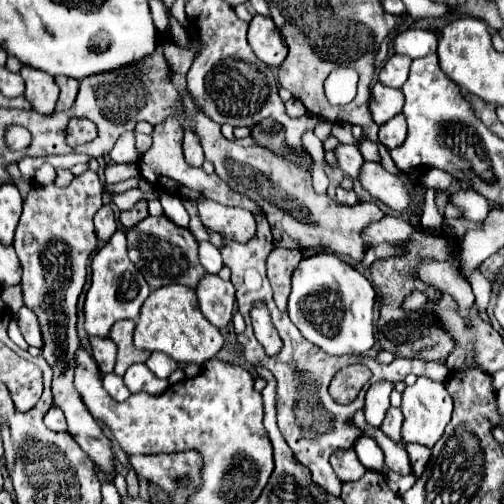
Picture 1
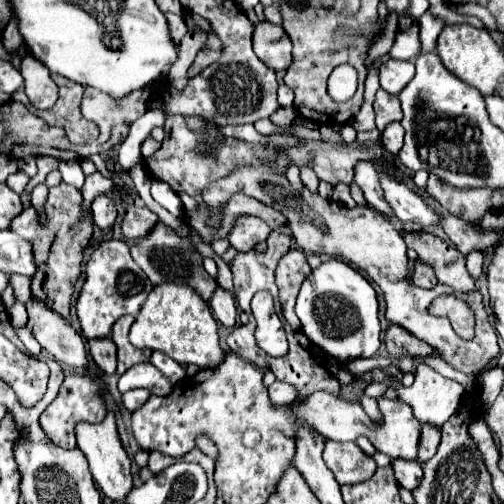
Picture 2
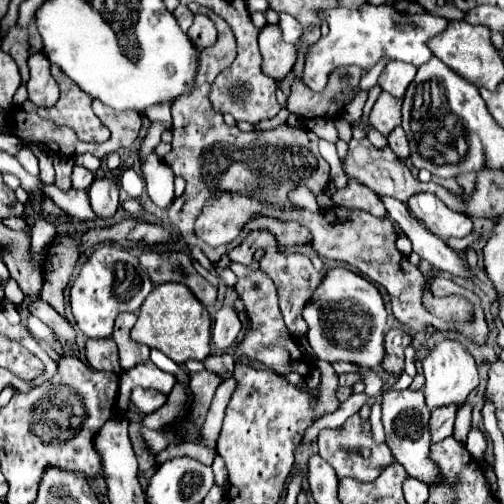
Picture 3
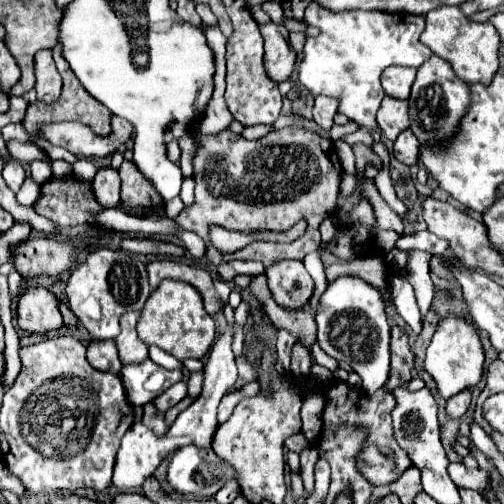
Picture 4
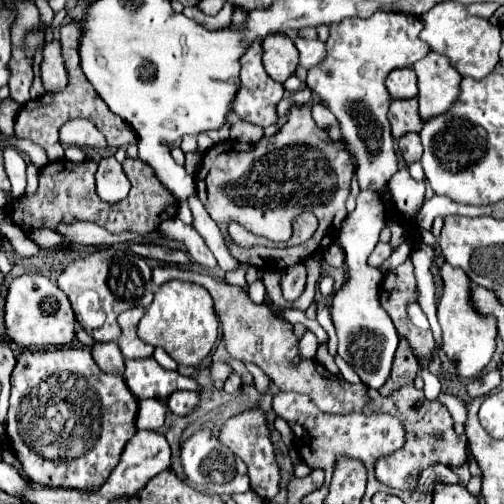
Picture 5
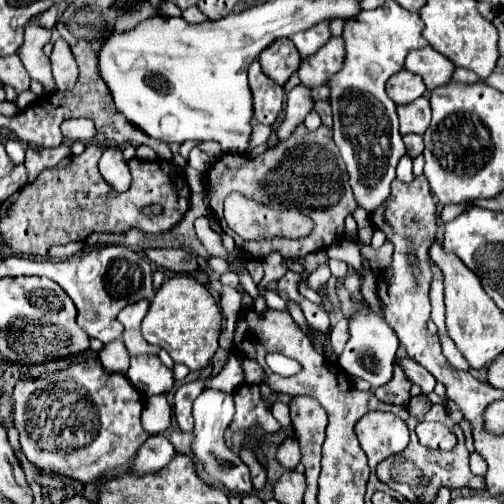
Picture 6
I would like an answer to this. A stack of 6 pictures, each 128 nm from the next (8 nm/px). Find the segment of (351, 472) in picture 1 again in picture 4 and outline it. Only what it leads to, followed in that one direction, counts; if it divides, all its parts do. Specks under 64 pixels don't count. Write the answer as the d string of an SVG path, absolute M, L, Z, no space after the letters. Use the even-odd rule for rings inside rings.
M324 388L324 424L328 426L338 426L338 424L350 424L350 426L360 426L366 429L367 437L363 449L358 457L358 469L362 474L366 474L366 480L372 484L390 484L402 476L404 470L412 466L412 460L408 460L408 454L396 444L394 432L392 432L392 408L396 406L396 398L392 392L380 388L374 394L366 394L360 388L356 390L334 390L334 388Z

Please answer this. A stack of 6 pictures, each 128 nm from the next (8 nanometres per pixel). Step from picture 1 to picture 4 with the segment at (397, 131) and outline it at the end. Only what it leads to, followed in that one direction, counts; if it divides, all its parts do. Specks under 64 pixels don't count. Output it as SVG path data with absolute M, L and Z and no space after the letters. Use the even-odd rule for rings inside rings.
M404 130L398 140L394 142L394 156L398 162L412 166L418 162L418 152L420 152L420 142L416 140L412 130Z

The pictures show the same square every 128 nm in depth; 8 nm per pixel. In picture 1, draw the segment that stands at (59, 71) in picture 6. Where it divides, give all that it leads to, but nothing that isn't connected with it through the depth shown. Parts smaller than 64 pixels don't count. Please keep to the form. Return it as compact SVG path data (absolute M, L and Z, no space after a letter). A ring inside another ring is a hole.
M22 66L20 76L26 82L26 100L38 114L52 114L58 100L58 86L50 74Z

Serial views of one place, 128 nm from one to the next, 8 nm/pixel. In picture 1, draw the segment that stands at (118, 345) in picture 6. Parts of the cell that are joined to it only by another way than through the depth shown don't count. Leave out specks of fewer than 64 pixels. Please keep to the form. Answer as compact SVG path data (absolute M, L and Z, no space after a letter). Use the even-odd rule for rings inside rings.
M90 338L92 356L100 366L102 374L108 374L114 370L116 364L116 344L110 338Z

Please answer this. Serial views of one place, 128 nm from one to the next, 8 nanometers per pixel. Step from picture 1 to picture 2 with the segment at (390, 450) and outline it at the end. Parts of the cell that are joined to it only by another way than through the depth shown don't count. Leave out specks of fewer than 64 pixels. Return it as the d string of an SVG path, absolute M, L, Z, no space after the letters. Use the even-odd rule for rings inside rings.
M362 395L359 401L362 404L365 412L373 422L377 423L379 421L382 421L383 417L381 412L379 411L377 400L375 398ZM394 460L394 472L398 478L398 484L402 488L406 488L408 492L412 492L420 480L422 480L422 468L418 462L410 462L410 460Z

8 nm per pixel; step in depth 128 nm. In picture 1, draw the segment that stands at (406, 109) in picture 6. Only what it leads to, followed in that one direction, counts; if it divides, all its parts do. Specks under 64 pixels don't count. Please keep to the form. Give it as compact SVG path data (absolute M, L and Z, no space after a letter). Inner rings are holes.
M380 82L374 84L370 112L372 112L372 118L374 118L374 122L378 126L386 124L390 118L400 114L402 106L404 106L404 94L400 90L388 88L388 86L380 84Z

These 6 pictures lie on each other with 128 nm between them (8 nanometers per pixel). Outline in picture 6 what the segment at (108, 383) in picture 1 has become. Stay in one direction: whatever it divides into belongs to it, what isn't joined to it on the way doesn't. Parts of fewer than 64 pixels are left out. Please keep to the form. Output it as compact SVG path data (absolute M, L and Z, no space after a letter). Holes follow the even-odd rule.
M206 378L188 382L188 384L182 384L174 394L174 416L176 416L182 432L192 432L192 428L194 428L192 402L204 390L204 384L206 384Z

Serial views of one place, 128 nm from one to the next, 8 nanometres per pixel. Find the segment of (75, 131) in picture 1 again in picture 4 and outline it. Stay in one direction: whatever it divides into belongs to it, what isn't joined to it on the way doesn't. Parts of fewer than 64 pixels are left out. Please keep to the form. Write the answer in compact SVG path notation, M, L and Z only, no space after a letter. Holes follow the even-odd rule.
M56 46L52 52L54 52L54 62L58 66L58 72L64 78L62 96L52 104L52 122L76 120L76 122L90 126L96 134L108 136L112 132L112 126L110 126L112 112L108 112L108 108L104 108L104 104L100 104L96 98L92 98L84 90L80 80L76 80L74 72L68 68L68 62L64 60L64 56L60 52L60 46Z

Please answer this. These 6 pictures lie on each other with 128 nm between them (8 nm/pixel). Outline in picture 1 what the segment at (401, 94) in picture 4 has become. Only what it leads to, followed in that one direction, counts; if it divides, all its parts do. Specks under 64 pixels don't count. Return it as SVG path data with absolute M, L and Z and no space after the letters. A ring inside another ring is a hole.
M394 54L378 70L378 82L390 88L402 88L404 82L408 80L408 70L410 70L410 58Z

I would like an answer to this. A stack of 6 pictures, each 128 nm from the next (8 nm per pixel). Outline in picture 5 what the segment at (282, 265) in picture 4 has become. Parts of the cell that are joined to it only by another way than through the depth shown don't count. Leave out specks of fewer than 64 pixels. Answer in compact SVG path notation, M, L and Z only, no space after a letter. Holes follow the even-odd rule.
M294 264L282 272L280 286L282 286L282 294L288 302L294 302L296 298L300 298L300 294L304 292L304 284L306 284L304 264Z

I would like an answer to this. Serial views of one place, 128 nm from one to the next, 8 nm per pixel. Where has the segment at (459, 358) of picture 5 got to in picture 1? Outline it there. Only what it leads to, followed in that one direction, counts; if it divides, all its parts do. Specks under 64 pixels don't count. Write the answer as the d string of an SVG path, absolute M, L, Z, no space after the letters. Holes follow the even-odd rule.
M420 376L412 386L406 386L402 392L402 414L404 414L404 424L402 424L402 438L406 444L418 442L428 448L432 448L440 436L444 434L446 424L450 422L454 402L444 386L444 382Z

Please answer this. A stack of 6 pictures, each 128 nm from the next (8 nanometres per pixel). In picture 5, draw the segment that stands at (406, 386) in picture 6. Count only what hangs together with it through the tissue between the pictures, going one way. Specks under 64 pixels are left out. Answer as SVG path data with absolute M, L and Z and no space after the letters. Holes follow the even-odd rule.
M400 338L400 344L398 344L396 356L394 356L392 374L378 392L382 396L390 396L392 392L398 392L404 384L412 384L416 374L418 374L418 358L414 356L410 344L406 344L404 338Z

